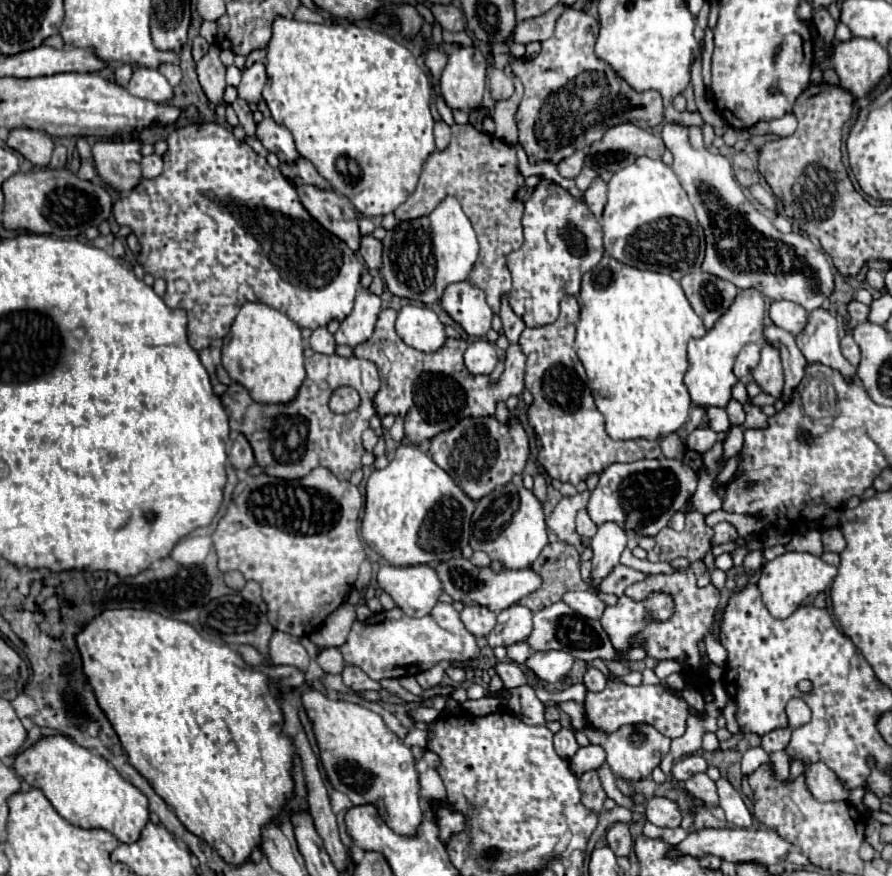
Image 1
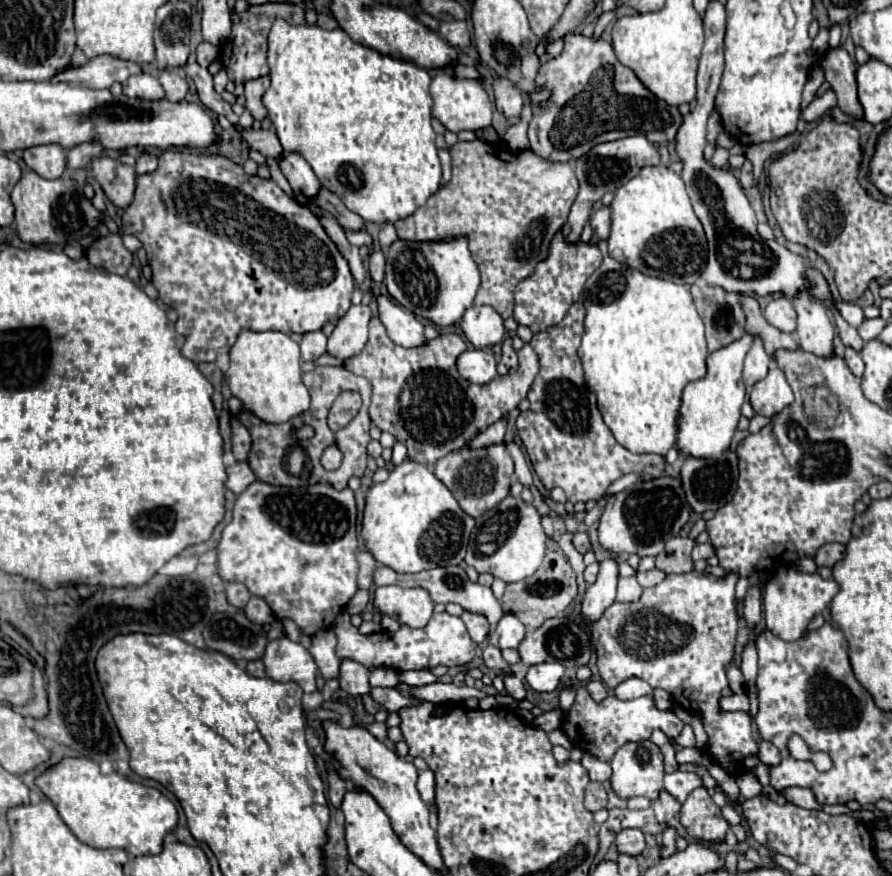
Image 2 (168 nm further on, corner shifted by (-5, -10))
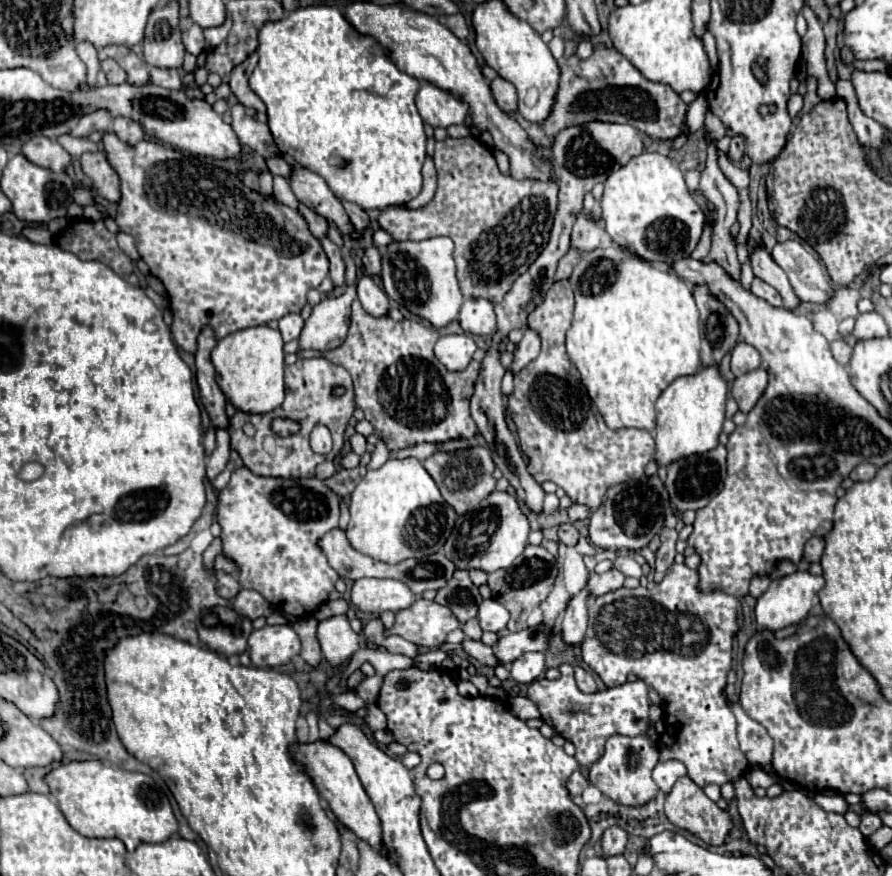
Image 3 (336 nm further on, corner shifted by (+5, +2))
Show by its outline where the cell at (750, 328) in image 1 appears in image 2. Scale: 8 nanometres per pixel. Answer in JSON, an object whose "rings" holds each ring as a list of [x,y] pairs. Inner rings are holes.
{"rings":[[[744,333],[740,339],[716,349],[706,359],[706,375],[690,383],[682,393],[680,421],[678,421],[678,449],[682,455],[692,457],[720,457],[730,447],[732,435],[738,427],[740,407],[746,391],[742,381],[742,363],[752,347],[754,337]]]}

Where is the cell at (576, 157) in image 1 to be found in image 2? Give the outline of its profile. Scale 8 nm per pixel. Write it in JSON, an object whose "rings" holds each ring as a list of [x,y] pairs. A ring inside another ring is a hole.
{"rings":[[[458,141],[450,147],[452,155],[452,179],[442,185],[416,213],[406,219],[396,221],[396,231],[400,239],[408,241],[438,241],[456,237],[460,233],[468,235],[470,251],[478,263],[482,283],[476,295],[476,305],[494,307],[504,319],[512,317],[514,309],[514,287],[518,281],[526,279],[536,261],[542,261],[548,255],[548,245],[558,229],[568,219],[568,211],[578,195],[578,179],[572,163],[550,163],[536,157],[530,149],[512,151],[504,145],[490,145],[486,141]]]}

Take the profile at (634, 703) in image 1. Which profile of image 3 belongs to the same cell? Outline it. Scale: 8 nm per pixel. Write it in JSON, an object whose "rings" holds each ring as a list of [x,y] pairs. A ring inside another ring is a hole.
{"rings":[[[560,665],[558,671],[560,671],[560,677],[554,679],[554,681],[550,681],[550,679],[536,679],[536,681],[532,681],[530,687],[528,687],[528,699],[538,707],[544,723],[548,723],[552,729],[556,729],[556,733],[560,733],[564,739],[574,743],[574,747],[576,747],[574,759],[578,761],[580,767],[588,767],[588,765],[592,765],[594,761],[598,761],[604,755],[604,743],[606,743],[606,739],[610,735],[618,733],[618,735],[636,737],[636,735],[646,733],[648,709],[650,709],[646,683],[632,681],[632,683],[624,683],[620,687],[612,687],[612,689],[604,689],[604,691],[596,691],[592,695],[586,695],[586,693],[582,693],[576,687],[574,671],[572,671],[570,665]]]}

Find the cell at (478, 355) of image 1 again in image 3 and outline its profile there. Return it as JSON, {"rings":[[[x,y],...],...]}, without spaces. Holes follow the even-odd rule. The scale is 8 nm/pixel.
{"rings":[[[444,335],[434,345],[434,355],[448,371],[462,371],[472,361],[476,349],[476,343],[468,335]]]}

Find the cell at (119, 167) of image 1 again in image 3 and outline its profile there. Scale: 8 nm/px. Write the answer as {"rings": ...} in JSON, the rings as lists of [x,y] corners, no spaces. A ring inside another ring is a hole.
{"rings":[[[104,151],[84,153],[80,157],[80,161],[82,161],[84,173],[92,181],[92,189],[100,197],[104,197],[112,203],[118,203],[120,201],[120,179],[118,179],[116,171],[110,167],[106,153]]]}

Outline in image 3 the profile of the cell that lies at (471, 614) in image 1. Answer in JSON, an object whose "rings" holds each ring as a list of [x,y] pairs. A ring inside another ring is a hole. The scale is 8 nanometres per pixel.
{"rings":[[[456,571],[446,587],[436,591],[434,601],[448,607],[460,623],[466,623],[468,619],[476,617],[482,597],[478,593],[478,587],[470,581],[468,571]]]}

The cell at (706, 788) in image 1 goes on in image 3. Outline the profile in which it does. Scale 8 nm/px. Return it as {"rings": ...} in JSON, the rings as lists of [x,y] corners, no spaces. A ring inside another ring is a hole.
{"rings":[[[680,777],[674,783],[674,789],[668,793],[666,797],[666,805],[664,805],[664,813],[668,817],[668,821],[672,825],[676,825],[678,829],[686,829],[692,835],[696,835],[698,839],[702,839],[706,845],[722,845],[728,837],[728,833],[732,831],[732,819],[730,813],[720,809],[714,801],[710,801],[702,787],[698,787],[690,777]]]}

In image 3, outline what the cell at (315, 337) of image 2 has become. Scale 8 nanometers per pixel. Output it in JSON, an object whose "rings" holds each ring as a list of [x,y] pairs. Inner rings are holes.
{"rings":[[[288,313],[282,319],[278,319],[278,329],[280,329],[282,339],[286,343],[298,339],[298,335],[302,331],[302,325],[304,325],[304,319],[300,315],[296,315],[296,313]]]}

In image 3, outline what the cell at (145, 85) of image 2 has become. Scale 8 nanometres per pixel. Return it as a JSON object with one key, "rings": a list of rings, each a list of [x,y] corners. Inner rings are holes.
{"rings":[[[104,59],[100,61],[100,69],[104,71],[104,75],[108,77],[110,85],[120,85],[126,83],[126,73],[120,69],[120,65],[114,59]]]}

